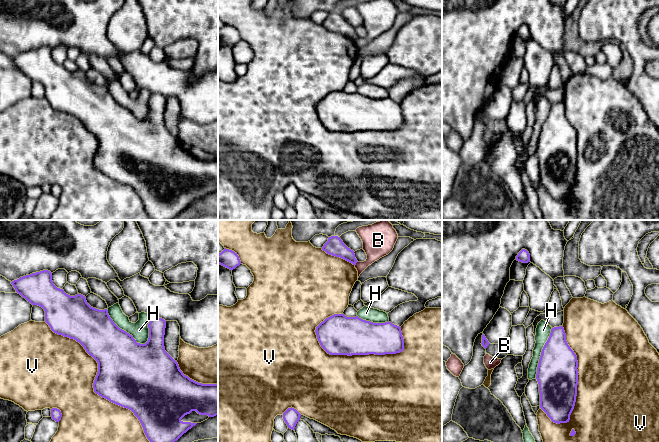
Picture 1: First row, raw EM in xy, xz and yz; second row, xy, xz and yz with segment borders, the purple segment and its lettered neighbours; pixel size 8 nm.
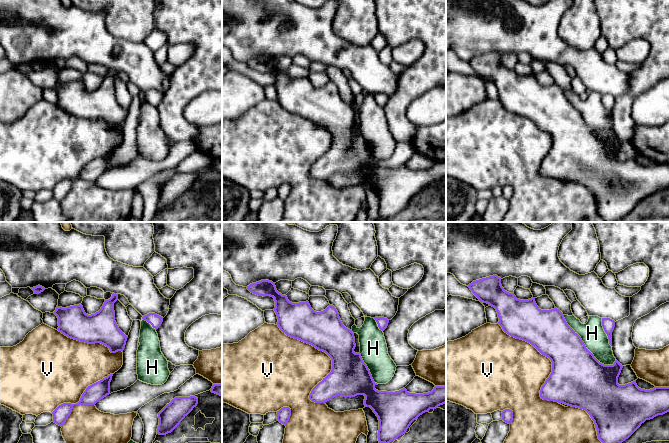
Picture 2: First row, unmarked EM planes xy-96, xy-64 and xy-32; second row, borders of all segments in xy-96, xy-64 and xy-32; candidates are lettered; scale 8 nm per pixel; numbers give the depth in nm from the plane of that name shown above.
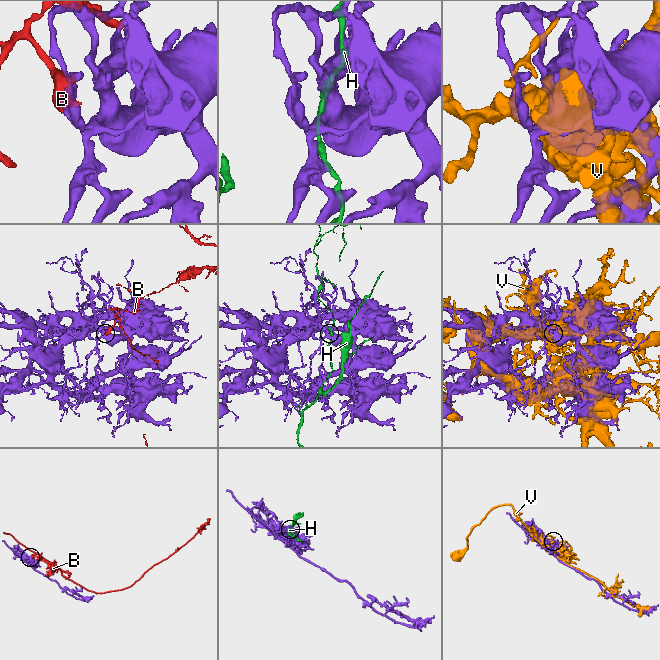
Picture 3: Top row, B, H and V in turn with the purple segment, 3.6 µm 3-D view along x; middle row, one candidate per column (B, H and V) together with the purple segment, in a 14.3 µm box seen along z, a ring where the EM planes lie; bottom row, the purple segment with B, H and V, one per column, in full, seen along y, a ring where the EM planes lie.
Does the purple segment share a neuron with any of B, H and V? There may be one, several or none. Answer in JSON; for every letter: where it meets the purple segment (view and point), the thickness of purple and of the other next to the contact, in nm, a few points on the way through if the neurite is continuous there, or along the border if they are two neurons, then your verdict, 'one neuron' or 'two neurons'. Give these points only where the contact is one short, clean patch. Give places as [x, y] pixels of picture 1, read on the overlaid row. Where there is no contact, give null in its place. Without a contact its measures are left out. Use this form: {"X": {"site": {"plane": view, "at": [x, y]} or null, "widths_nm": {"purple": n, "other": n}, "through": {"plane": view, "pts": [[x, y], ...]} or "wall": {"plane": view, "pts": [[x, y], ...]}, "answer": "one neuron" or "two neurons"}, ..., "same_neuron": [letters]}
{"B": {"site": {"plane": "xz", "at": [356, 262]}, "widths_nm": {"purple": 150, "other": 260}, "answer": "two neurons"}, "H": {"site": {"plane": "xy", "at": [125, 331]}, "widths_nm": {"purple": 400, "other": 140}, "answer": "two neurons"}, "V": {"site": {"plane": "xy", "at": [93, 383]}, "widths_nm": {"purple": 420, "other": 500}, "answer": "two neurons"}, "same_neuron": []}

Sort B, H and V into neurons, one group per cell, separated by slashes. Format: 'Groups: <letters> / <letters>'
Groups: B / H / V

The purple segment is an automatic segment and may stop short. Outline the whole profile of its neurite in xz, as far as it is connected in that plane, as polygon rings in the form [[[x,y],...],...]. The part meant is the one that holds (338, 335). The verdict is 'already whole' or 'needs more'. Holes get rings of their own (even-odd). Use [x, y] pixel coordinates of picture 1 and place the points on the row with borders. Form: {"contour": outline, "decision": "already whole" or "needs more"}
{"contour": [[[334,314],[316,327],[317,339],[321,347],[330,355],[385,355],[396,354],[404,350],[401,327],[391,322],[373,323],[344,314]]], "decision": "already whole"}

